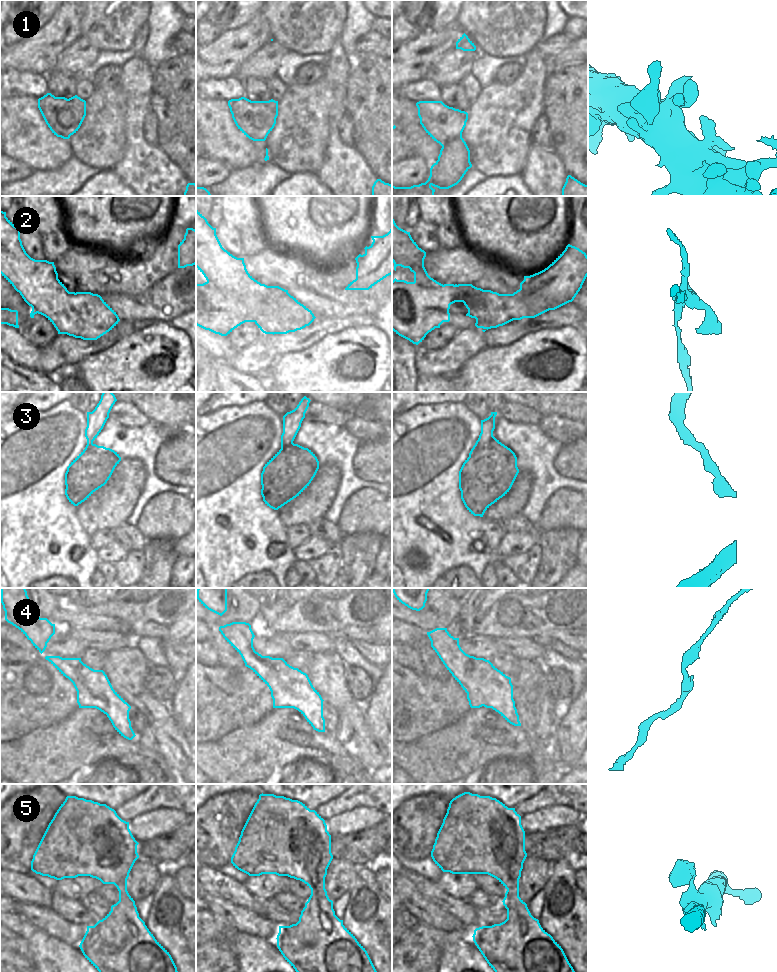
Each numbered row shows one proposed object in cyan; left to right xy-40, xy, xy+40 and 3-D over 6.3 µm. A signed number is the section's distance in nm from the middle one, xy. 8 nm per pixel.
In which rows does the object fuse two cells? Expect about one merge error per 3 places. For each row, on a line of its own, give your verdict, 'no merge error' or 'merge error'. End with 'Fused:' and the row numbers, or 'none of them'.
1: no merge error
2: merge error
3: merge error
4: no merge error
5: no merge error
Fused: 2, 3

